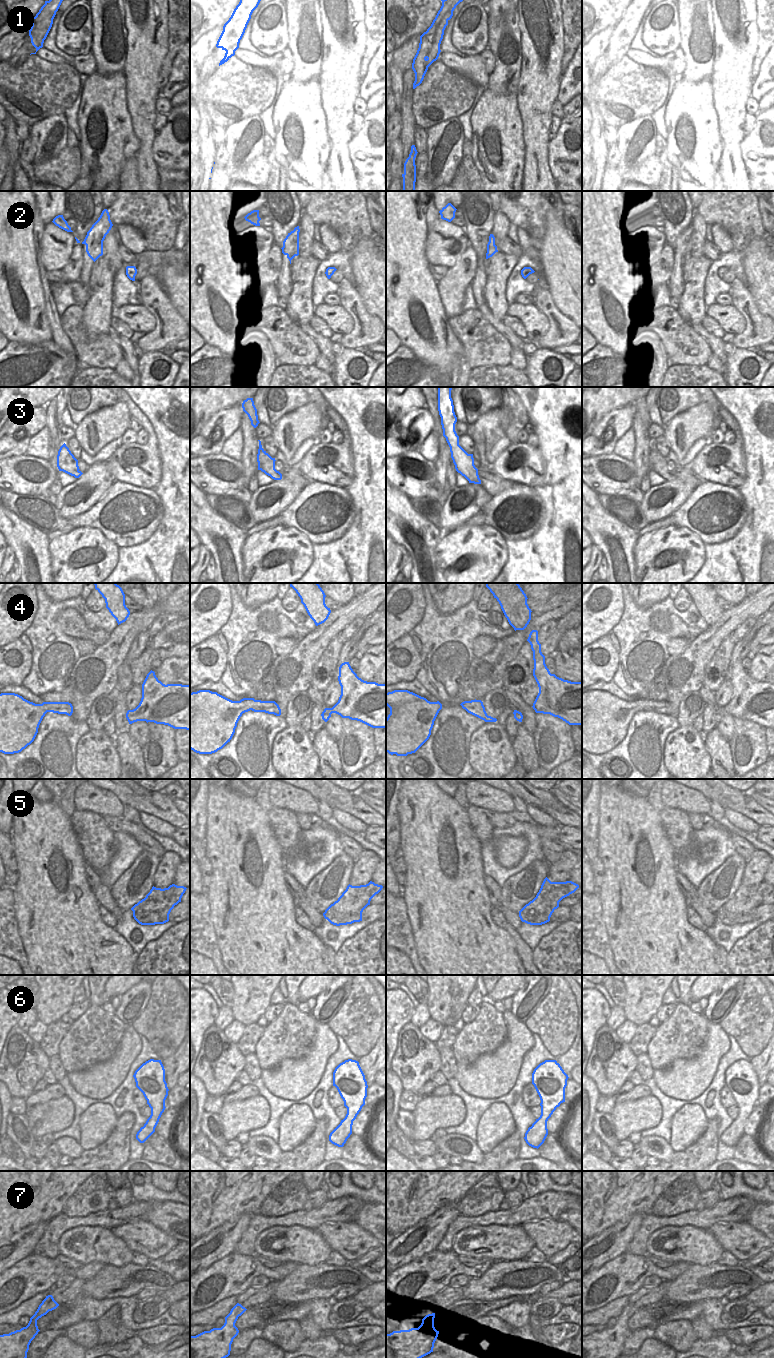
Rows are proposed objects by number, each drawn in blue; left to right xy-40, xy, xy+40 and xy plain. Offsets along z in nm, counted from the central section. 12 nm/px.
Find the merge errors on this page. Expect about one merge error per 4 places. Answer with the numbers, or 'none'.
3

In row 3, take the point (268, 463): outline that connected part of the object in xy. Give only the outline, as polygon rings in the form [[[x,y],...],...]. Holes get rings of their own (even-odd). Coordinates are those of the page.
[[[259,441],[259,449],[257,456],[257,462],[262,465],[262,472],[266,475],[269,475],[274,480],[281,480],[282,474],[275,469],[275,458],[272,458],[263,448],[261,445],[261,441]]]

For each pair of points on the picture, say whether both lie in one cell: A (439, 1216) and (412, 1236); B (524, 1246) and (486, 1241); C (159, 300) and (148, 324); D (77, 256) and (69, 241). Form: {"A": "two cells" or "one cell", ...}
{"A": "one cell", "B": "one cell", "C": "two cells", "D": "two cells"}

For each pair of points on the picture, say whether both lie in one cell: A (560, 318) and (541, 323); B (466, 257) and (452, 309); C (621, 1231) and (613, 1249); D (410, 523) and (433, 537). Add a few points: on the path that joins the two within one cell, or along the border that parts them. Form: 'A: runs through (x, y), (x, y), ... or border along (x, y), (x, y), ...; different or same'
A: border along (534, 303), (549, 323), (549, 329), (537, 340); different
B: runs through (464, 270), (452, 286), (452, 296); same
C: runs through (619, 1235), (613, 1242), (613, 1245); same
D: runs through (416, 529), (423, 536), (427, 536); same

